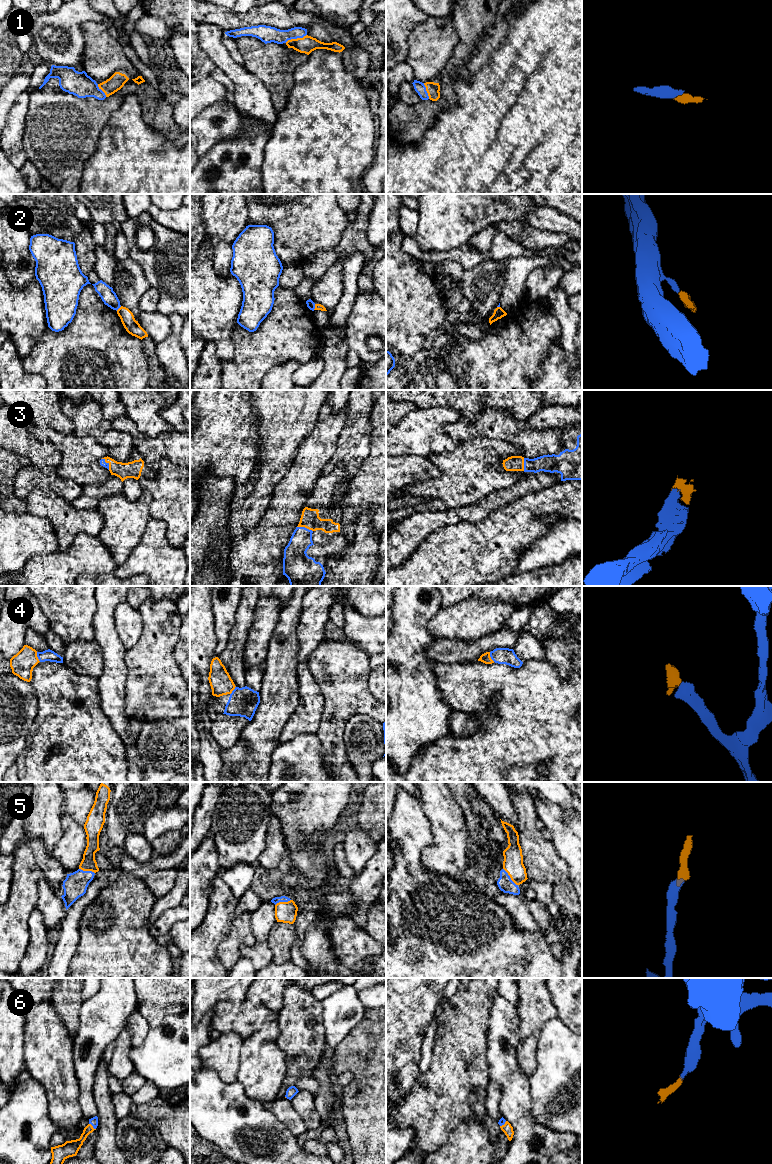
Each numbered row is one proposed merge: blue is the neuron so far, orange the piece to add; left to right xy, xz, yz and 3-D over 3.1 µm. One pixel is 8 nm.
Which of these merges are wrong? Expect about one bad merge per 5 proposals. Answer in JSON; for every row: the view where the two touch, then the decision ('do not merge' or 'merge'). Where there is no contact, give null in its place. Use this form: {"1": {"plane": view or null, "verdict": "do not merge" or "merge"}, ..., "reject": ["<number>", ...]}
{"1": {"plane": "xz", "verdict": "merge"}, "2": {"plane": "xz", "verdict": "do not merge"}, "3": {"plane": "xz", "verdict": "merge"}, "4": {"plane": "xy", "verdict": "merge"}, "5": {"plane": "yz", "verdict": "merge"}, "6": {"plane": "xy", "verdict": "merge"}, "reject": ["2"]}

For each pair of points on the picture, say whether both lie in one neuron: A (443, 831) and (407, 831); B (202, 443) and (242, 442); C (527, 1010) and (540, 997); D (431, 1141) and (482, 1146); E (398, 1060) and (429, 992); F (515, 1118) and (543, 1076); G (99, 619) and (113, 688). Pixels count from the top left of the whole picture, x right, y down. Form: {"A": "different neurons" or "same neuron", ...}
{"A": "different neurons", "B": "same neuron", "C": "same neuron", "D": "different neurons", "E": "same neuron", "F": "different neurons", "G": "same neuron"}

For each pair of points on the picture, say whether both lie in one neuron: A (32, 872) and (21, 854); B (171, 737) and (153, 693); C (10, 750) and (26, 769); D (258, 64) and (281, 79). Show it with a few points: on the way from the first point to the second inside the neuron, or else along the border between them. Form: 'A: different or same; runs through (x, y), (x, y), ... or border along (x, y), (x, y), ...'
A: same; runs through (28, 868), (24, 864), (23, 858)
B: different; border along (179, 716), (149, 720), (142, 723)
C: different; border along (28, 737), (25, 749), (14, 763)
D: same; runs through (261, 70), (270, 79), (275, 79)

